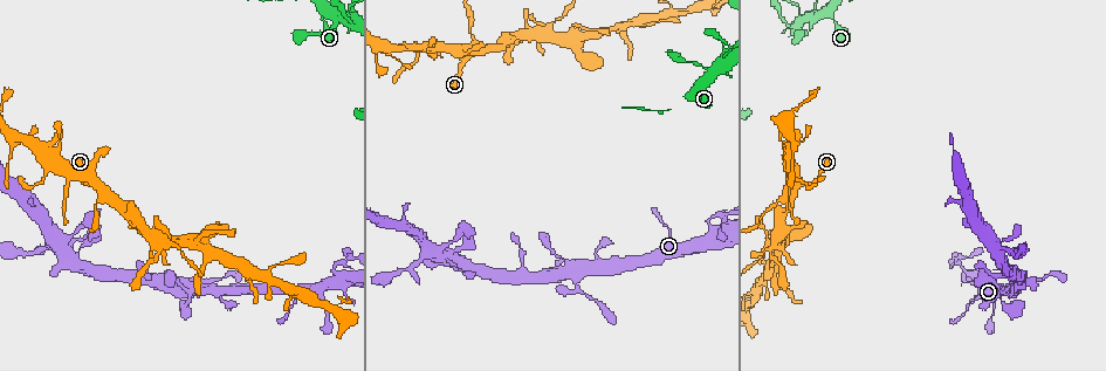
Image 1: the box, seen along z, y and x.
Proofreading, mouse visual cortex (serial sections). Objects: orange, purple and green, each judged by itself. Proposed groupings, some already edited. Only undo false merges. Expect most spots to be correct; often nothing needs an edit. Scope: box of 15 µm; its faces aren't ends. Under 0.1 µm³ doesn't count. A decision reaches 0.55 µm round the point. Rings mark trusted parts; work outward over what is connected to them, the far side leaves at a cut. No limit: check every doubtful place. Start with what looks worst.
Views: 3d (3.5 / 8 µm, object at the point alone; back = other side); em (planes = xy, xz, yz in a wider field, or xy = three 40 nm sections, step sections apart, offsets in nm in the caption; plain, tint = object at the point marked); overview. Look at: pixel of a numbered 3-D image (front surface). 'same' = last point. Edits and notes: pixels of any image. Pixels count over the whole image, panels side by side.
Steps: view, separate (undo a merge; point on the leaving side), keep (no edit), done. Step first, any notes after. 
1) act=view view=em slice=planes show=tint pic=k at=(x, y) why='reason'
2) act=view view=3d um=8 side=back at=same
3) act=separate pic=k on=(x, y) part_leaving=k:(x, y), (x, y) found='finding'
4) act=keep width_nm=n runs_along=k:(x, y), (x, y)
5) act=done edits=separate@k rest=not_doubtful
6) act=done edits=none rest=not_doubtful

act=view view=3d um=3.5 pic=1 at=(560, 259) why='abrupt turn'

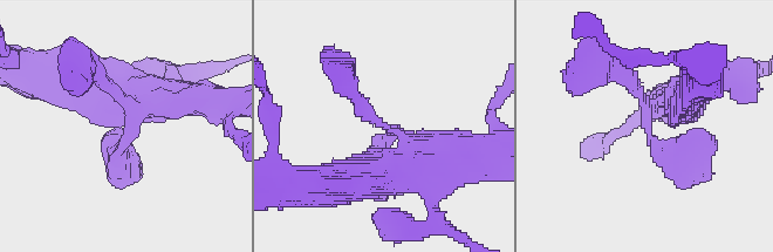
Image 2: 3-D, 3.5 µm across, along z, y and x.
act=view view=em slice=xy step=5 show=tint pic=2 at=(391, 134) why='shape alone is not enough'

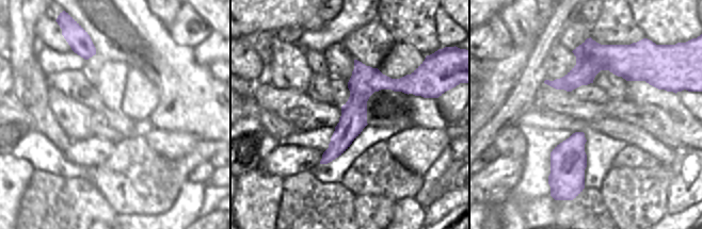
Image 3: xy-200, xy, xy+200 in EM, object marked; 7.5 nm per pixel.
act=view view=em slice=xy step=3 show=tint at=same

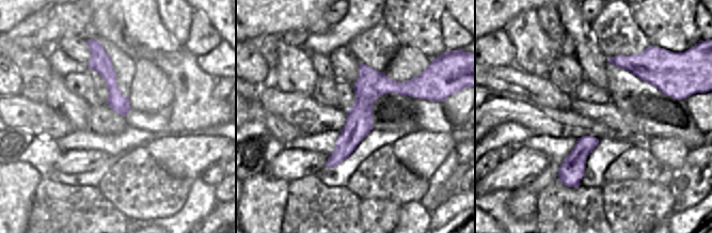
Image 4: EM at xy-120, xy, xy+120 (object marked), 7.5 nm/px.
act=keep runs_along=4:(424, 96), (379, 88), (329, 165) found='continuous, no second cell'

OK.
act=view view=3d um=3.5 pic=1 at=(796, 189) why='three-way junction'

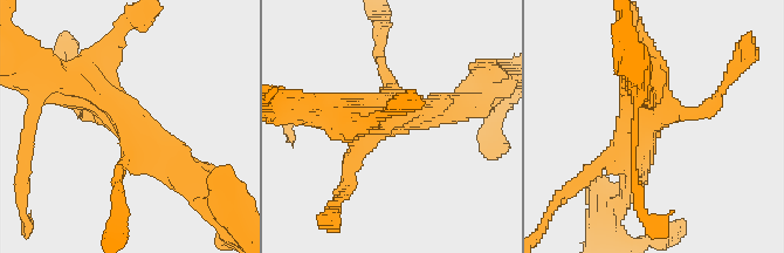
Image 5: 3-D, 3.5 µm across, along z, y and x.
act=view view=em slice=xy step=3 show=tint pic=5 at=(112, 121) why='now the EM'

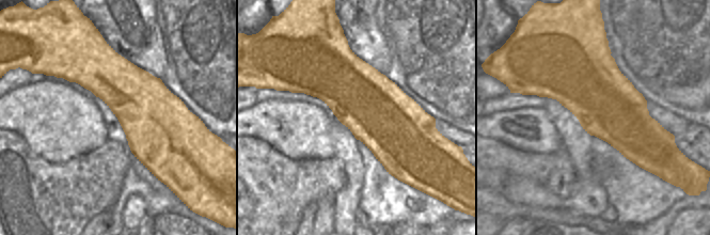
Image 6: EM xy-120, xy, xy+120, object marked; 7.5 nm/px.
act=keep runs_along=5:(345, 192), (366, 135), (435, 111) found='one cell here'

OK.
act=view view=3d um=3.5 pic=1 at=(536, 33)

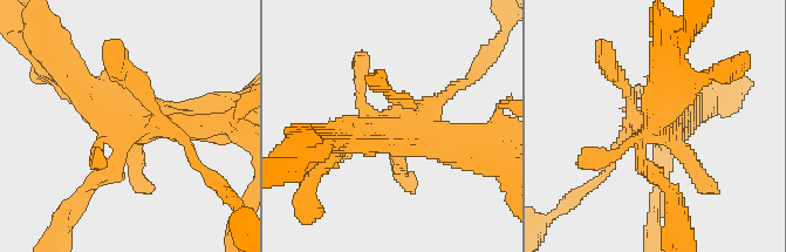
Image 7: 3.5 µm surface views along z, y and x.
act=view view=em slice=xy step=2 show=tint pic=7 at=(389, 129)

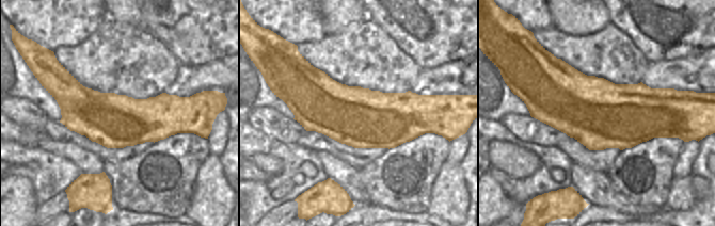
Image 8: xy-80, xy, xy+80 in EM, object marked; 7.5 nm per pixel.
act=keep runs_along=7:(67, 75), (124, 126), (203, 126) found='all the same cell'

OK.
act=done edits=none rest=not_doubtful

